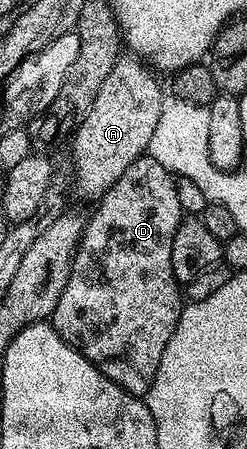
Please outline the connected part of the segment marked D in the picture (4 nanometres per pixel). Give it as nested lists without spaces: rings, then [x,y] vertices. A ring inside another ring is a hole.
[[[144,154],[132,162],[129,168],[121,174],[121,178],[117,178],[117,182],[110,184],[106,192],[98,197],[96,204],[99,205],[96,206],[95,213],[86,217],[83,234],[72,258],[68,281],[65,282],[65,288],[57,301],[56,309],[50,316],[49,323],[52,328],[57,330],[57,334],[66,344],[76,348],[85,358],[89,358],[89,362],[93,362],[93,366],[97,366],[97,370],[101,370],[101,374],[105,374],[105,378],[117,382],[117,386],[121,386],[129,394],[143,398],[151,388],[153,378],[157,374],[157,366],[161,366],[161,354],[165,354],[165,346],[169,342],[169,338],[173,338],[173,330],[177,330],[179,315],[183,313],[184,301],[181,299],[181,285],[173,274],[173,238],[177,234],[179,224],[185,218],[185,214],[181,210],[181,202],[177,202],[177,190],[172,173],[167,172],[165,166],[157,163],[150,154]]]

